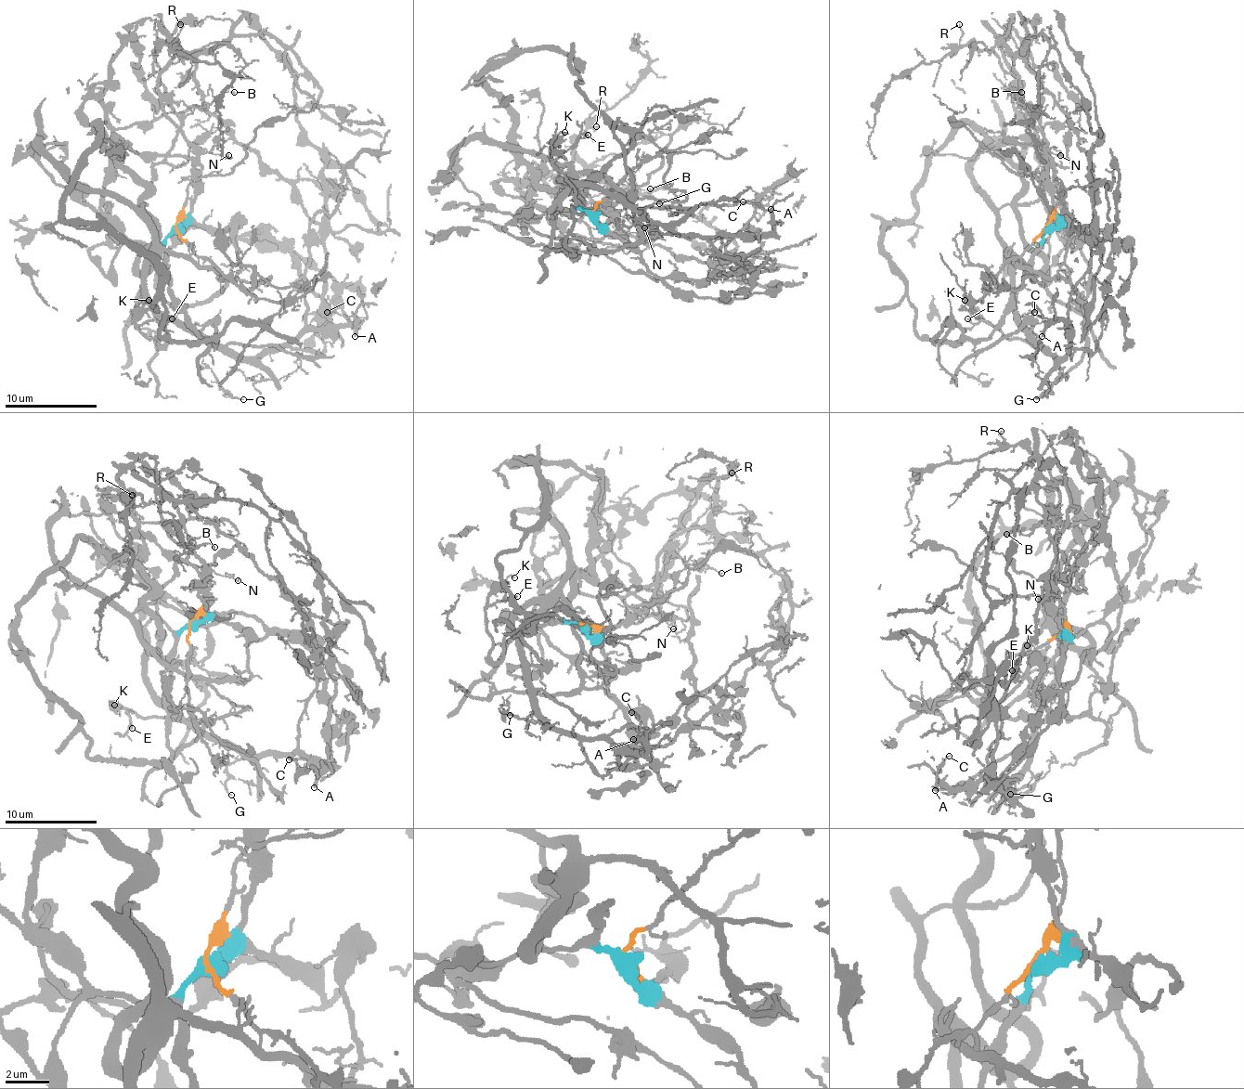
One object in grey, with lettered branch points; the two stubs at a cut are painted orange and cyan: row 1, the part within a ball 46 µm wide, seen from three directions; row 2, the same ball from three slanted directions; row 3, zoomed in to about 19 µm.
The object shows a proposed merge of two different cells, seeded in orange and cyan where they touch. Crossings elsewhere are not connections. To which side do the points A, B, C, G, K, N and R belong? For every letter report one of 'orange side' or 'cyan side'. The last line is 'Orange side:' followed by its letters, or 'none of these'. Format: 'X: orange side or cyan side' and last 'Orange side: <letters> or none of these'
A: cyan side
B: orange side
C: cyan side
G: cyan side
K: cyan side
N: orange side
R: orange side
Orange side: B, N, R

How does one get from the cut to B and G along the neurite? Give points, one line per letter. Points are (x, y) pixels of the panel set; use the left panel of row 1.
B: (174, 226), (196, 159), (187, 136), (163, 106), (168, 101), (207, 106), (223, 93), (235, 93)
G: (174, 226), (165, 239), (168, 291), (209, 343), (213, 322), (202, 331), (237, 361), (221, 387), (244, 398)

